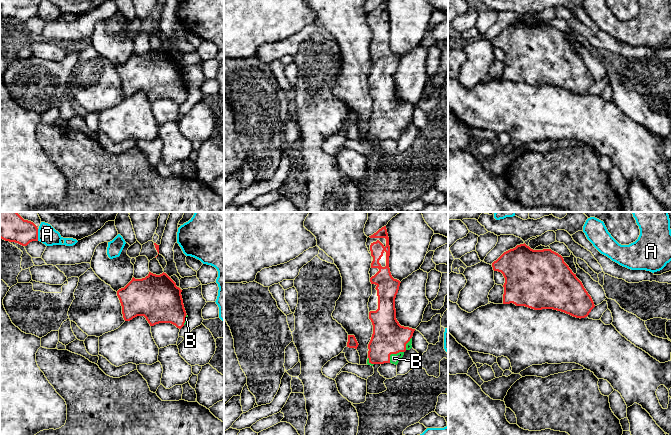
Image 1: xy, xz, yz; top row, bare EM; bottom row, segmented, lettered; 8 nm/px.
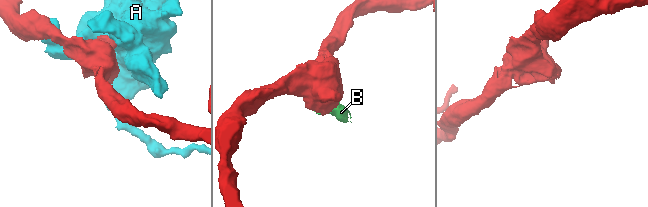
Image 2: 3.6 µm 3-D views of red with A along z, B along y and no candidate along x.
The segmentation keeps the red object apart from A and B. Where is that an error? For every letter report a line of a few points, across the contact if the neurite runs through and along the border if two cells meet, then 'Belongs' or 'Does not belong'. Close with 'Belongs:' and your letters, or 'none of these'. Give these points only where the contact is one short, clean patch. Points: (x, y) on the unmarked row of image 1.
A: Does not belong
B: Line: xz (389, 113), (389, 124), (393, 129), (394, 134). Belongs
Belongs: B

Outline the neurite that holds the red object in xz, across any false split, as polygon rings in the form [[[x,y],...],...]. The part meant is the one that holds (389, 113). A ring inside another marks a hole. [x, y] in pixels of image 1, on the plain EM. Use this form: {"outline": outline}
{"outline": [[[386,2],[369,12],[366,22],[372,32],[369,47],[372,71],[368,84],[373,101],[367,140],[397,141],[404,128],[412,124],[415,105],[401,102],[396,95],[395,74],[401,58],[394,55],[390,48],[390,22]]]}

